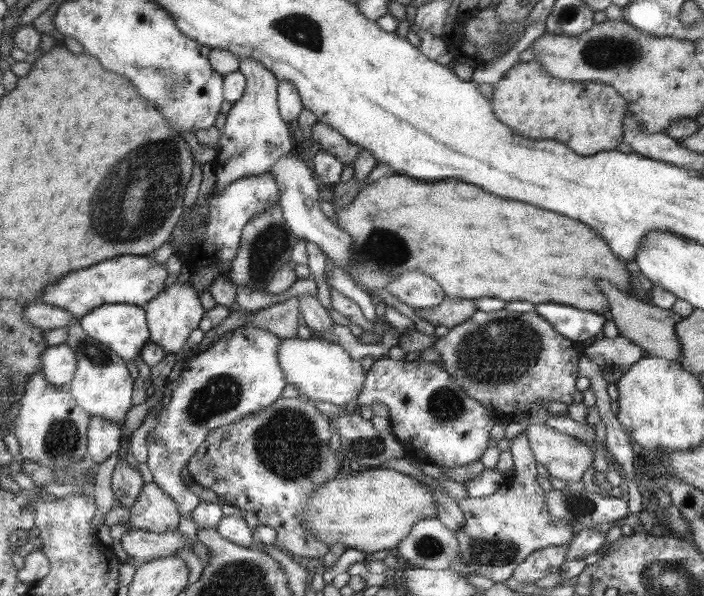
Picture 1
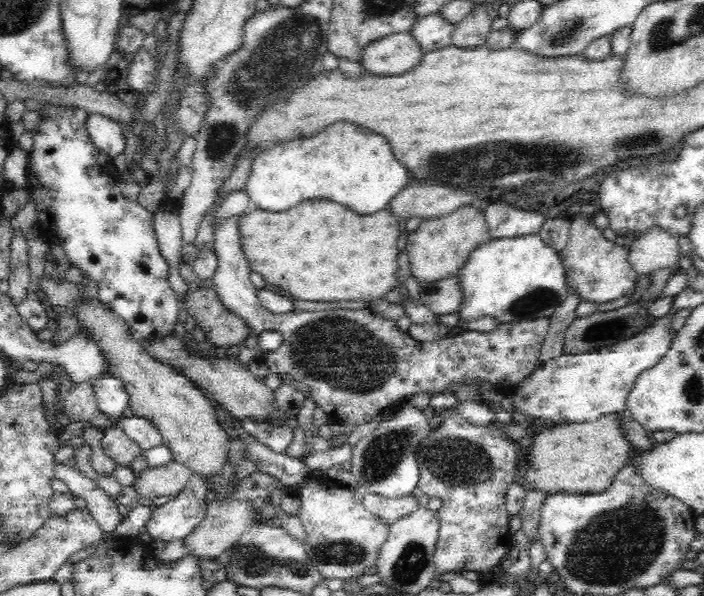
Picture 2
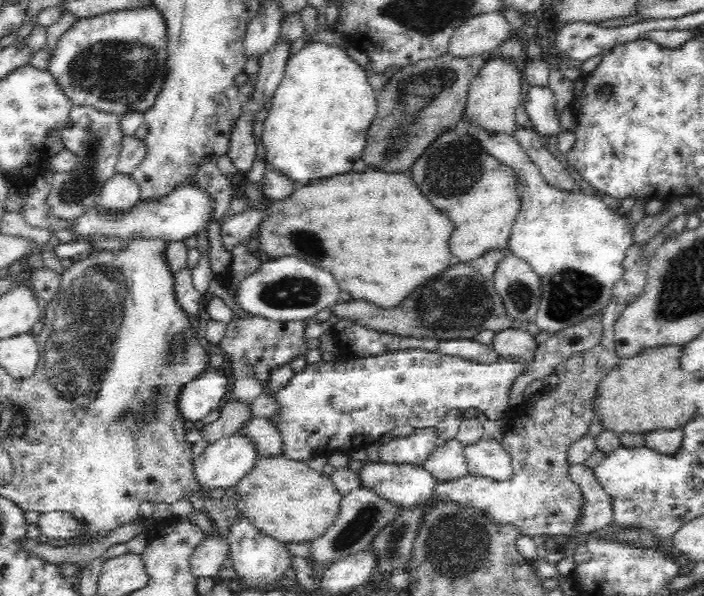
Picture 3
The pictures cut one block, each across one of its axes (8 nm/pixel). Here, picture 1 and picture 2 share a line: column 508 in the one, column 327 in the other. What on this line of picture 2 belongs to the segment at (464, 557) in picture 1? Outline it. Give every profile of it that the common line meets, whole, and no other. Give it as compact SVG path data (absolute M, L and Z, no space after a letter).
M312 480L304 482L294 492L300 502L296 515L306 531L303 543L309 562L317 566L323 578L354 578L374 569L378 564L380 545L386 540L389 526L366 510L363 503L365 495L359 488L330 486L328 481L318 484L318 480Z

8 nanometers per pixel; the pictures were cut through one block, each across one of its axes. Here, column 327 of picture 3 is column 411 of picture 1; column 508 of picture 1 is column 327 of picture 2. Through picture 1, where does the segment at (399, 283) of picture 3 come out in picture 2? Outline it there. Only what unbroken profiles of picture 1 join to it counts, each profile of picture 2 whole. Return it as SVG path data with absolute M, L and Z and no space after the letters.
M306 200L296 208L270 213L256 208L239 218L239 240L249 270L258 273L272 286L284 288L292 298L306 302L366 300L382 298L396 286L399 221L388 208L372 215L358 215L346 206L328 200Z

